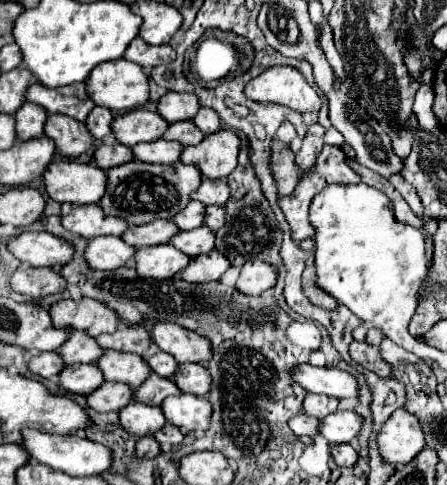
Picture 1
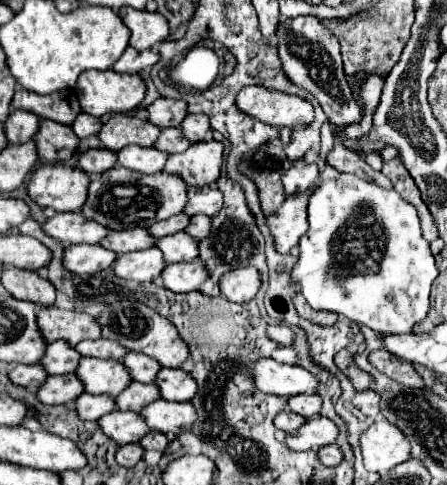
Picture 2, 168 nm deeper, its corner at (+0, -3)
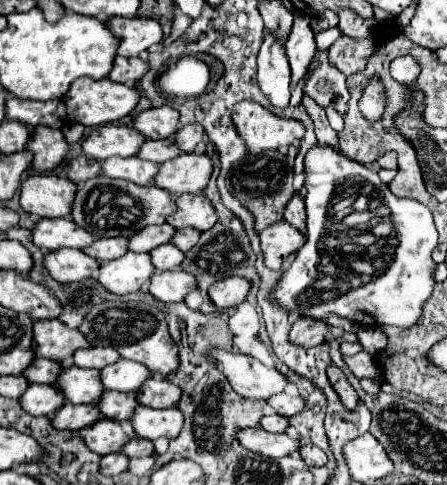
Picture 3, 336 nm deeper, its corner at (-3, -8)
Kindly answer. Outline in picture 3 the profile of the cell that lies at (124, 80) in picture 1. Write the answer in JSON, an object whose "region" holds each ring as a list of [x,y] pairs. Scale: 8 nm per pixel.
{"region":[[[87,76],[77,78],[65,96],[65,108],[67,108],[69,120],[79,122],[83,126],[99,126],[99,124],[121,120],[137,106],[137,102],[139,102],[139,92],[133,86],[117,84],[117,82],[111,82],[109,78],[91,80]]]}

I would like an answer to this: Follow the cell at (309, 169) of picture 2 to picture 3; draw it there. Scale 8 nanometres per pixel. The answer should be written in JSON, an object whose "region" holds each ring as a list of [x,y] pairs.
{"region":[[[295,194],[287,208],[285,208],[285,220],[295,226],[301,234],[307,234],[307,226],[305,226],[305,204],[303,204],[303,198],[299,194]]]}

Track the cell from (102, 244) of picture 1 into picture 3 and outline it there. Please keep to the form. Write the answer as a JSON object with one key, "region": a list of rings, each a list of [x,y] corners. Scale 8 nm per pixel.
{"region":[[[63,248],[57,252],[47,252],[43,266],[47,268],[53,280],[57,280],[59,284],[69,284],[69,282],[77,282],[89,276],[95,278],[99,262],[89,260],[89,256],[85,256],[81,250]]]}

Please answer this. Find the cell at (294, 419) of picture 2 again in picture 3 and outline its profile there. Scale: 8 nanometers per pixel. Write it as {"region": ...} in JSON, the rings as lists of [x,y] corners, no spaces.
{"region":[[[265,414],[261,420],[259,420],[259,426],[267,432],[285,432],[285,428],[289,426],[287,418],[279,416],[279,414]]]}

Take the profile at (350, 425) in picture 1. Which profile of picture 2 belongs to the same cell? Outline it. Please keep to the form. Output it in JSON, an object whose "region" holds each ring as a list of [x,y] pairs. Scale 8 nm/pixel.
{"region":[[[318,415],[314,419],[308,419],[296,433],[286,435],[286,443],[294,451],[308,451],[308,449],[318,451],[324,445],[336,443],[336,437],[338,437],[336,423],[330,421],[328,417]]]}

